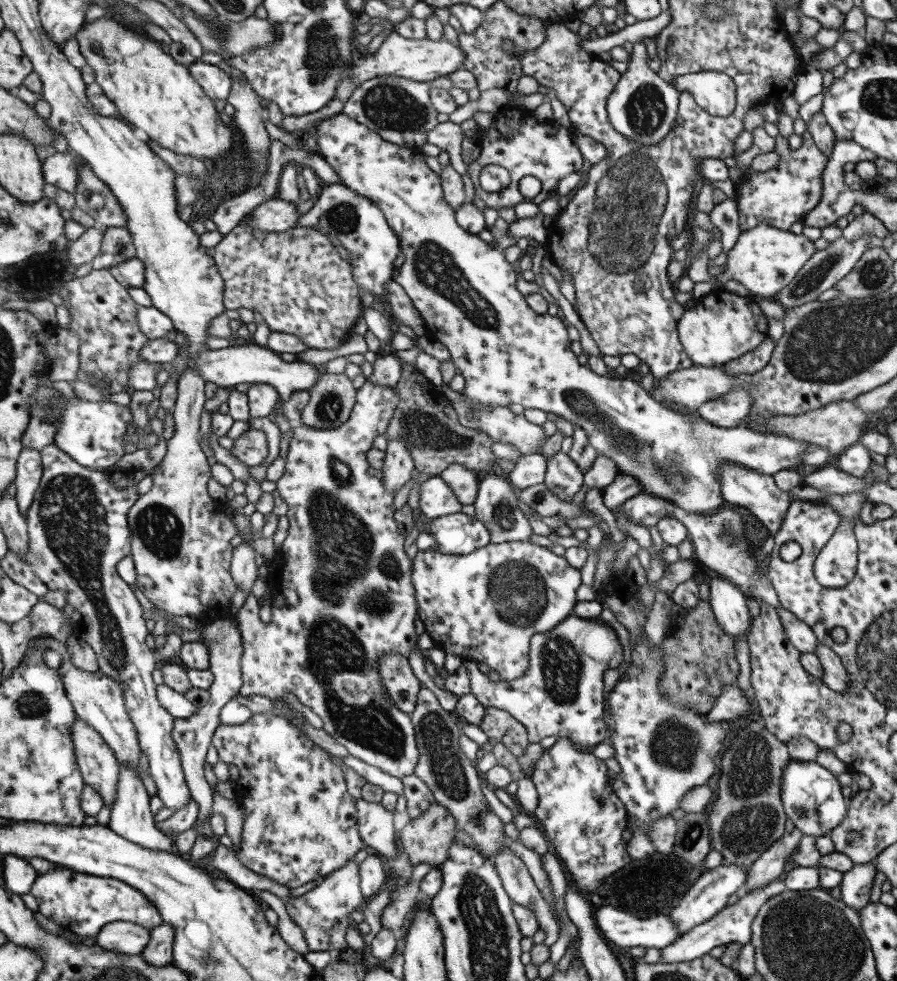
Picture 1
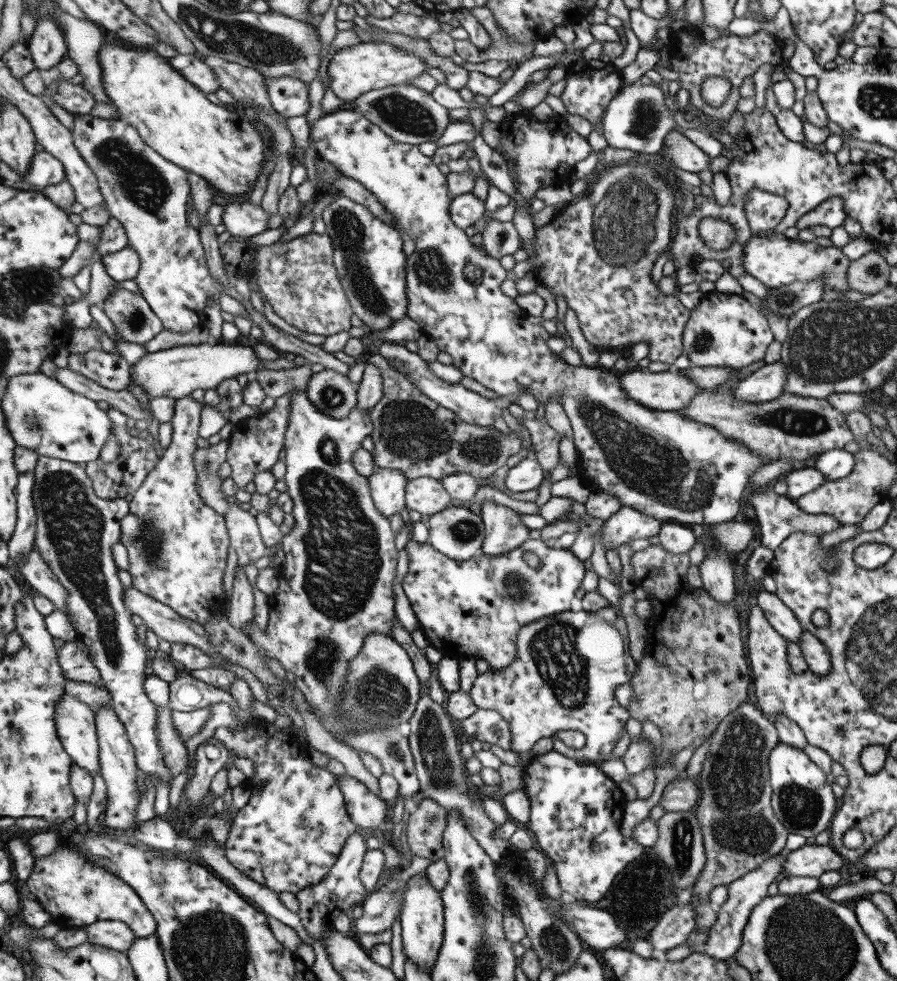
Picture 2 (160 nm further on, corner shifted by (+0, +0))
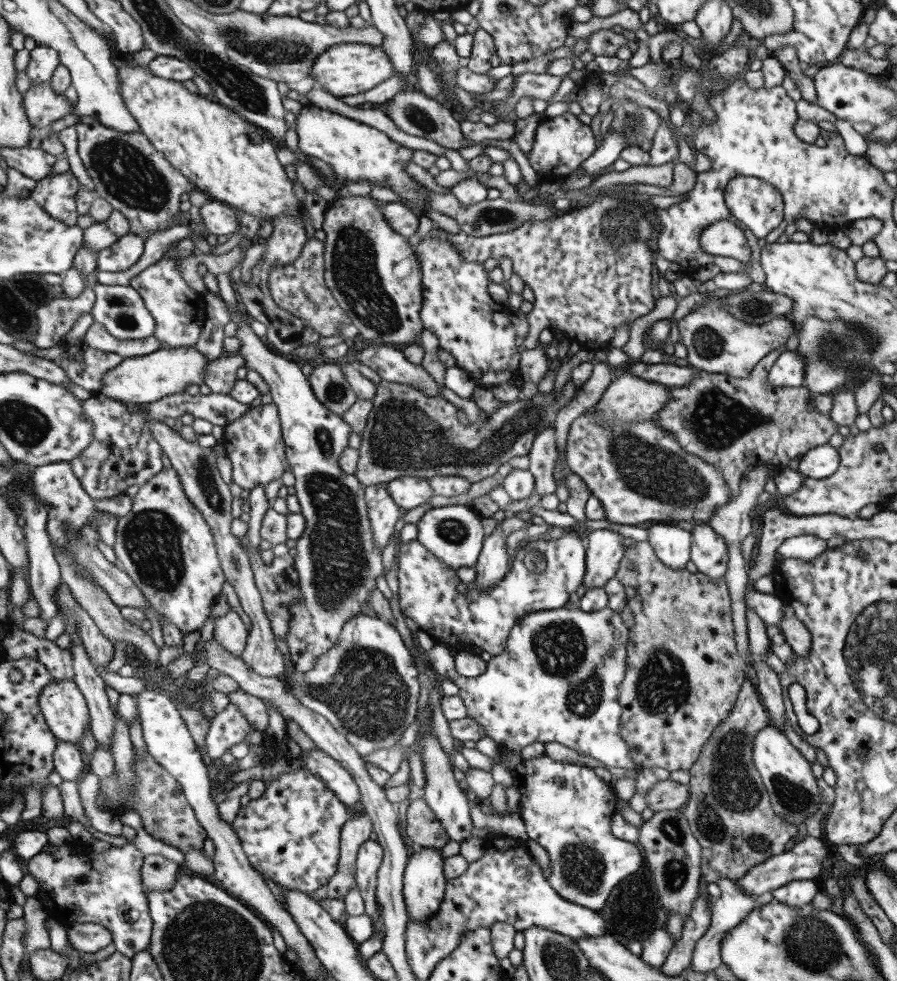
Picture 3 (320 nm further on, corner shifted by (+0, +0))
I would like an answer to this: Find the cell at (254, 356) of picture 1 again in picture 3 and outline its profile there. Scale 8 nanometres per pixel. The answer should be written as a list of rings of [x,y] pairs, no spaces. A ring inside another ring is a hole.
[[[196,346],[161,348],[157,352],[153,352],[147,356],[125,358],[117,368],[111,369],[102,376],[102,389],[97,391],[95,396],[102,395],[102,397],[115,399],[122,403],[150,403],[163,398],[165,395],[169,396],[173,393],[177,394],[181,391],[187,391],[188,384],[203,384],[207,365],[213,361],[209,360],[206,354],[199,352]]]

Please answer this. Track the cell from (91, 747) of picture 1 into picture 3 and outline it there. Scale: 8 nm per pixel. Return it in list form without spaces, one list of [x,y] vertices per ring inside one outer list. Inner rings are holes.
[[[53,679],[40,694],[40,707],[57,739],[81,749],[83,729],[89,724],[90,708],[75,679]]]

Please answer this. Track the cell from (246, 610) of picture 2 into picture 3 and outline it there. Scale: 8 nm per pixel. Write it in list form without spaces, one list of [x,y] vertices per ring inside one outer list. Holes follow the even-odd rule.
[[[232,609],[213,623],[213,637],[235,656],[242,656],[244,653],[249,633],[241,614],[233,612]]]

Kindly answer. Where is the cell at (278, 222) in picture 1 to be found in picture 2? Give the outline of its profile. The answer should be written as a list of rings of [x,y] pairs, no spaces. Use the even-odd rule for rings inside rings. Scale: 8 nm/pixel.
[[[228,203],[224,206],[222,224],[232,238],[248,239],[267,230],[269,214],[253,203]]]

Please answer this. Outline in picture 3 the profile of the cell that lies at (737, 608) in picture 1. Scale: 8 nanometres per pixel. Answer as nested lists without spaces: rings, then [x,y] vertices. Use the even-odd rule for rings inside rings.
[[[694,524],[691,530],[690,560],[706,577],[724,580],[728,561],[726,545],[707,524]]]

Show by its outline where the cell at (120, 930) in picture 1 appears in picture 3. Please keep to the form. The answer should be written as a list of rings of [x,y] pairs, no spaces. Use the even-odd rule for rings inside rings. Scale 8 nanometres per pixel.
[[[75,923],[67,929],[67,940],[82,953],[95,953],[107,948],[109,944],[115,945],[113,932],[102,924],[93,923]]]

